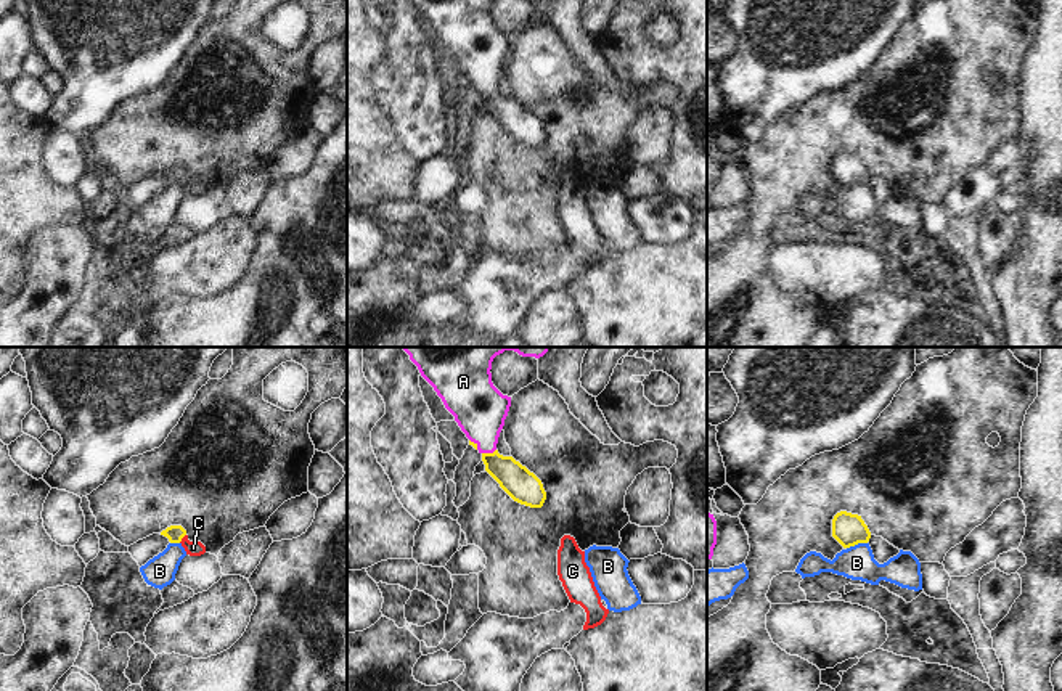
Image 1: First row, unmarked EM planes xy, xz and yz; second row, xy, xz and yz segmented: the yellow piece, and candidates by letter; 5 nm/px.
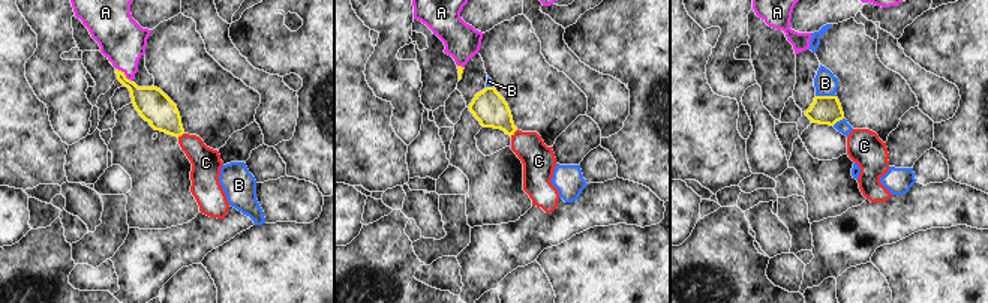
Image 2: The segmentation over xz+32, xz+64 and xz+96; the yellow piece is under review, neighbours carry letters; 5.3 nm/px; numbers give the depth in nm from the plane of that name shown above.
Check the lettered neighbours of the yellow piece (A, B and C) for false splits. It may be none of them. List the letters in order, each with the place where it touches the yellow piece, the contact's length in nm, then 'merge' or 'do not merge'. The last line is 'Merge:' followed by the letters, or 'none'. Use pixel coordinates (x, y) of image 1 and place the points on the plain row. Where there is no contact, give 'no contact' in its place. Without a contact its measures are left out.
A: contact xz (489, 94); length 80 nm; merge
B: contact yz (857, 183); length 110 nm; do not merge
C: contact xy (182, 177); length 60 nm; merge
Merge: A, C

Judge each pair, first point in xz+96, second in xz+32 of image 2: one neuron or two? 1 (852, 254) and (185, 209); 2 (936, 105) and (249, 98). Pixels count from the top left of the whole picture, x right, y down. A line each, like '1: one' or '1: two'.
1: two
2: two

